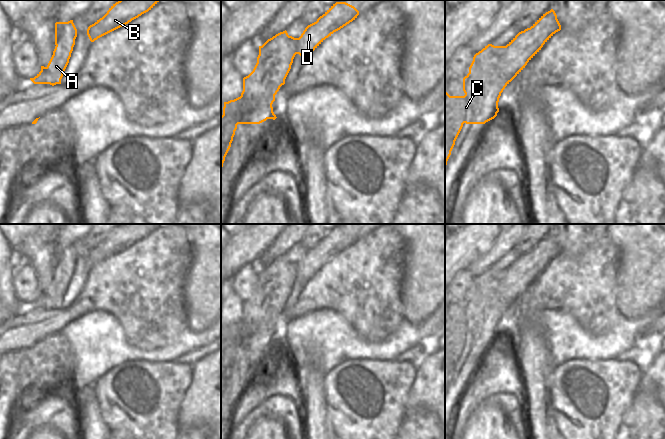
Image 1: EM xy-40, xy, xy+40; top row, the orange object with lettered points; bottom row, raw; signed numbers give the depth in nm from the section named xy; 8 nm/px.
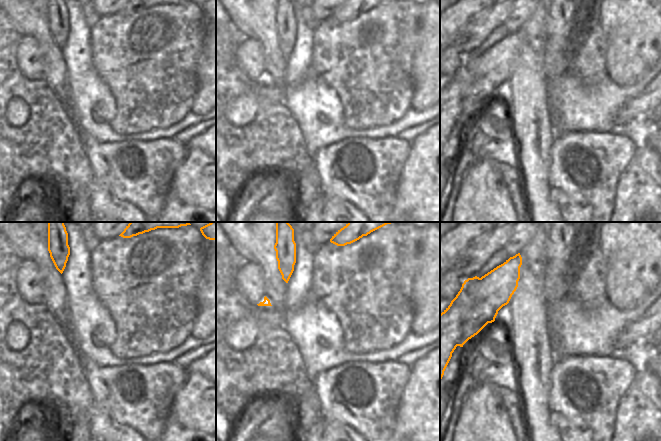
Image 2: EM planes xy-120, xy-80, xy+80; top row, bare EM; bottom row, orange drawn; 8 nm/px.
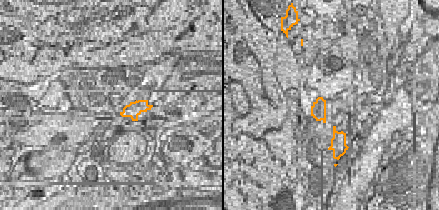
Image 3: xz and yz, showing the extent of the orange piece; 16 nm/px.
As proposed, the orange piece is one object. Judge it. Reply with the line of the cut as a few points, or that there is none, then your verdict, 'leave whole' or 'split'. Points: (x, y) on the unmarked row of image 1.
cut xy (288, 259), (273, 279), (271, 300), (272, 305), (278, 310); split

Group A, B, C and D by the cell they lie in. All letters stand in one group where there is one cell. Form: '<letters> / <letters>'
A / B C D

